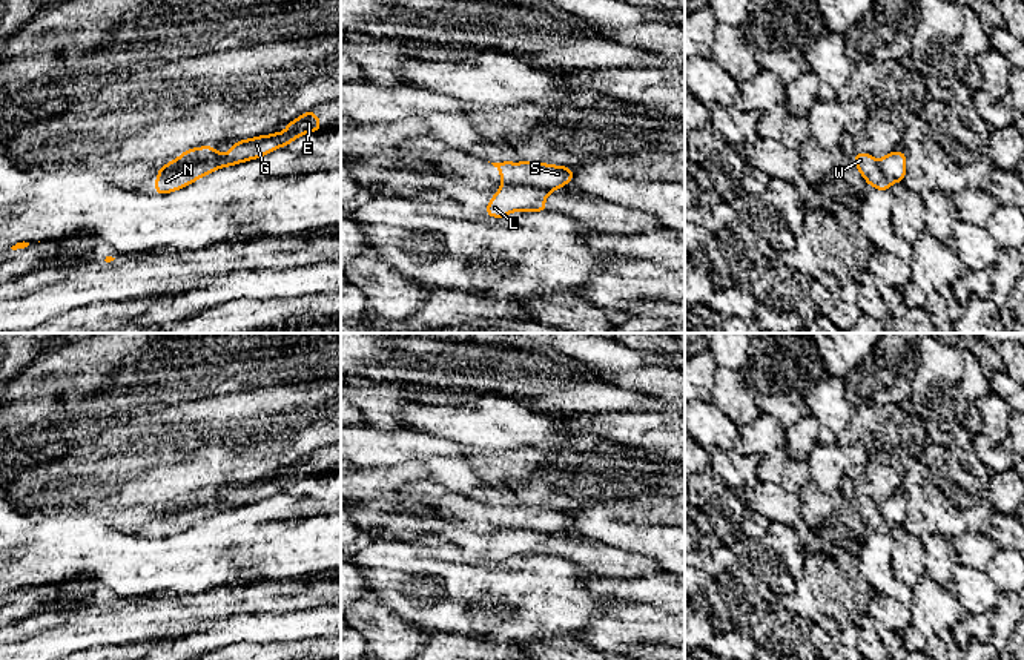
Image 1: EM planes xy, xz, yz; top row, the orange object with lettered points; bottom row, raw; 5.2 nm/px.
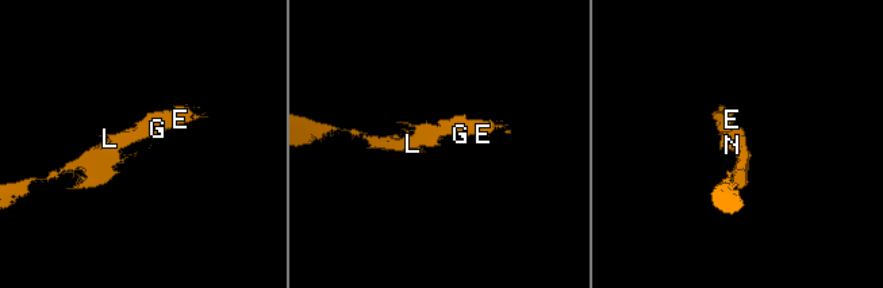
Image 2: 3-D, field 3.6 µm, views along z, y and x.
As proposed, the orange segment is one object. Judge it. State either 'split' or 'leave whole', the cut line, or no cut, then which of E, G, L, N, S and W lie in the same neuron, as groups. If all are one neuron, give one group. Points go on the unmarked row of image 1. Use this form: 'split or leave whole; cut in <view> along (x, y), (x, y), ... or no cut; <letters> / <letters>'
split; cut in xy along (212, 493), (201, 504), (158, 513); E G N S W / L

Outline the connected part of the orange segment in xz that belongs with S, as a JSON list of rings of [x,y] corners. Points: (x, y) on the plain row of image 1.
[[[491,507],[499,513],[502,528],[530,530],[545,534],[556,534],[574,523],[574,516],[565,510],[545,507]]]

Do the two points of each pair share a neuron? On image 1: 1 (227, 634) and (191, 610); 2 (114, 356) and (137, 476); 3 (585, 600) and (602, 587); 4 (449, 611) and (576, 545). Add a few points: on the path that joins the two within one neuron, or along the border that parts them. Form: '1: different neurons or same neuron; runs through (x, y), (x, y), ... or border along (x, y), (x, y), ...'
1: different neurons; border along (251, 613), (223, 617), (215, 622)
2: different neurons; border along (152, 409), (105, 430)
3: different neurons; border along (585, 582), (593, 591), (611, 600)
4: different neurons; border along (548, 553), (570, 559), (588, 571)

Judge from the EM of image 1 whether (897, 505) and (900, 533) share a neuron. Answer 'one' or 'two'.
one

